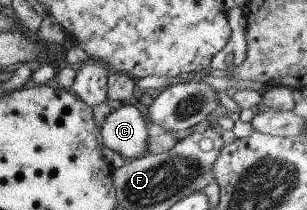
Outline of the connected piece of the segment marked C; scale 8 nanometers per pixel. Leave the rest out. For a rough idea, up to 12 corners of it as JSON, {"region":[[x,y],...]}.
{"region":[[137,108],[112,109],[98,131],[125,161],[145,155],[148,126]]}

